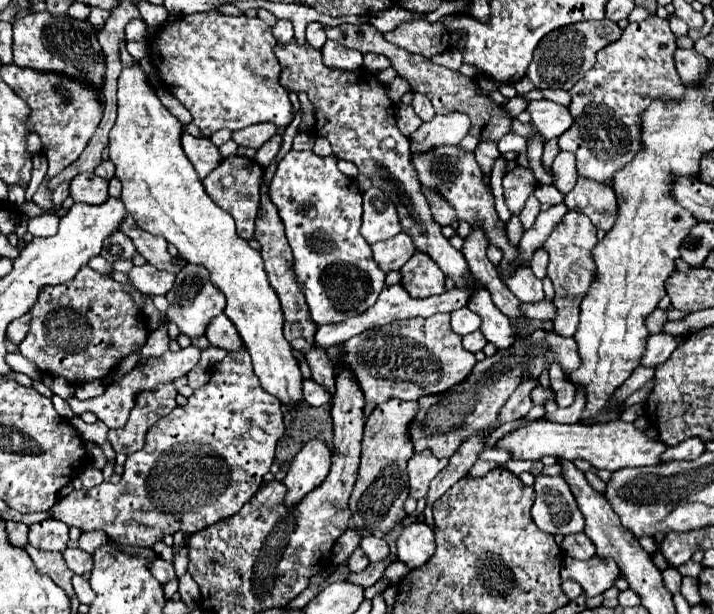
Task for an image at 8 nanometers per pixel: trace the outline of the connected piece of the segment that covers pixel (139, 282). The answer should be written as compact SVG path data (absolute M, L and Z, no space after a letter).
M145 264L145 266L133 266L127 272L127 278L137 290L141 290L147 296L151 296L151 294L165 294L165 292L169 292L169 288L173 286L175 274L159 272L151 264Z

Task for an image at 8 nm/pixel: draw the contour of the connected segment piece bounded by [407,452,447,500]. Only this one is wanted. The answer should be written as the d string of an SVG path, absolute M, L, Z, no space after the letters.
M429 452L423 454L415 454L409 464L407 464L407 472L409 472L409 496L419 500L425 498L427 490L429 490L429 482L445 468L447 460L437 460L435 456L429 456Z

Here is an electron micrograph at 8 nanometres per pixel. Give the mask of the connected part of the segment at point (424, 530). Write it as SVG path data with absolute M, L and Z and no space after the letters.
M411 522L403 526L401 536L397 538L397 550L399 560L409 568L419 568L435 552L435 534L425 522Z

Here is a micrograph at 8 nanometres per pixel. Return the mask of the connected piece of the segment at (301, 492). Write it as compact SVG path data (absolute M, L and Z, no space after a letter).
M313 438L309 440L301 452L293 458L291 468L283 480L285 492L285 506L299 504L311 490L315 490L329 474L331 466L331 450L325 446L323 440Z

